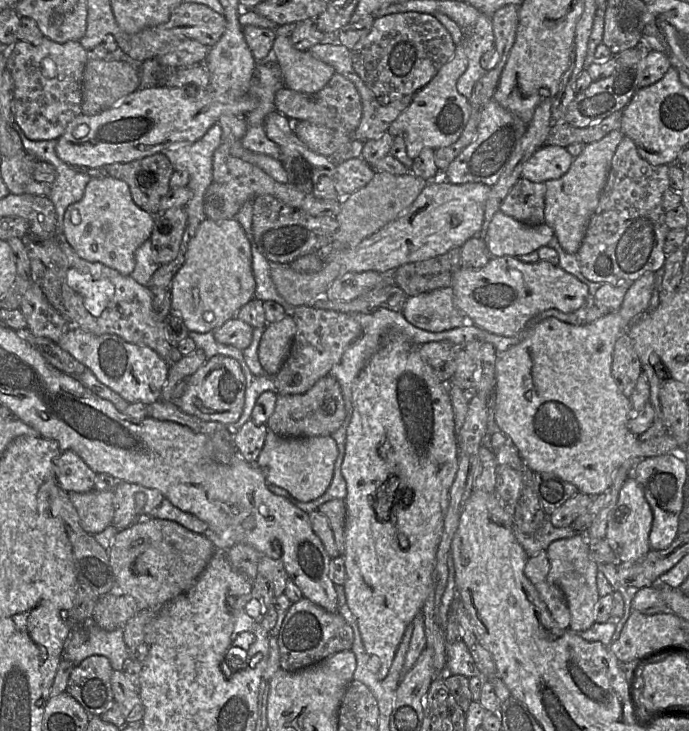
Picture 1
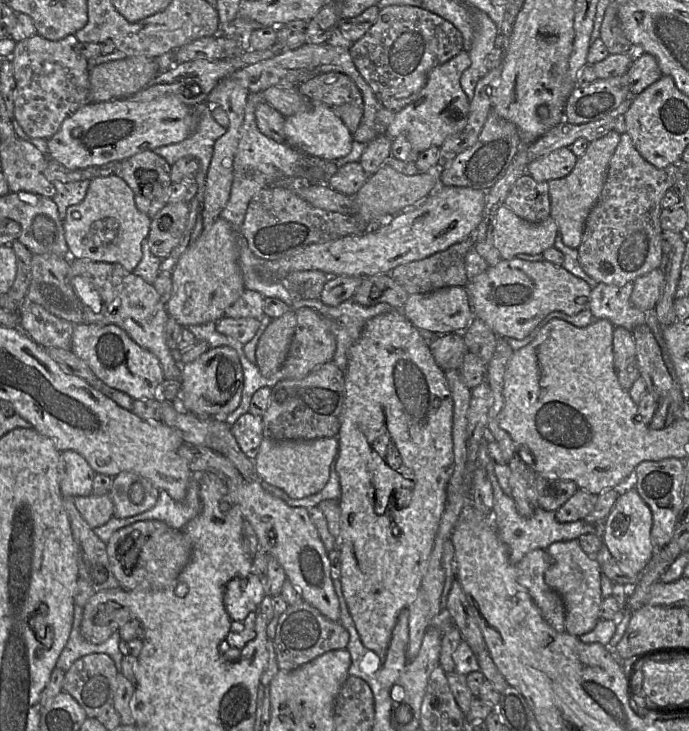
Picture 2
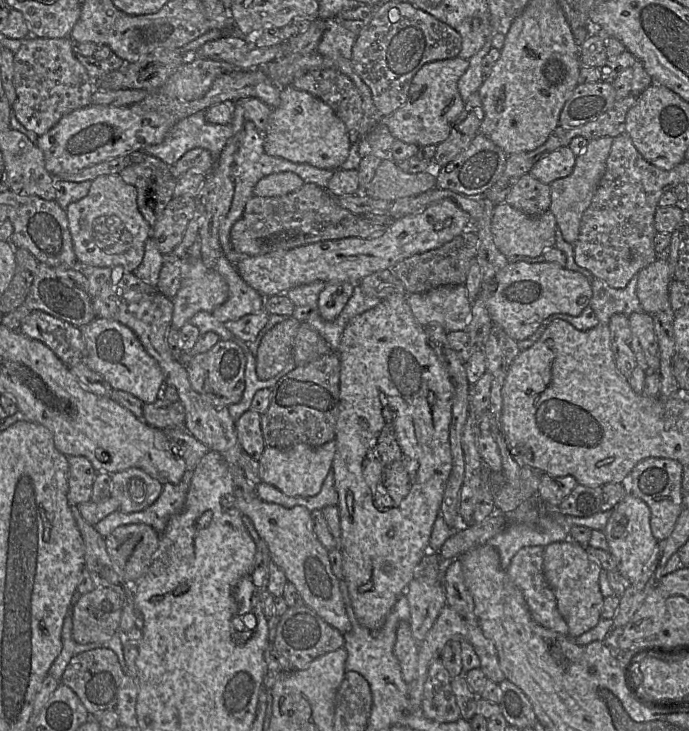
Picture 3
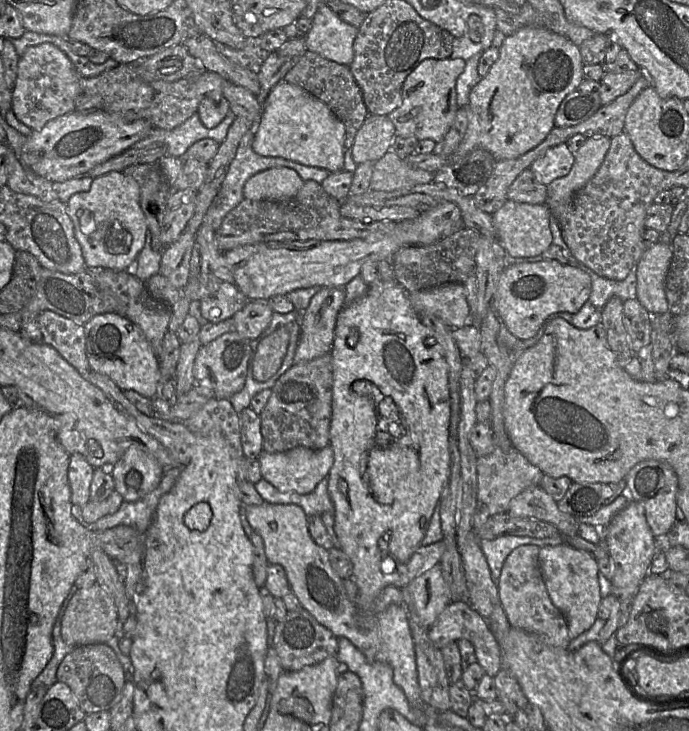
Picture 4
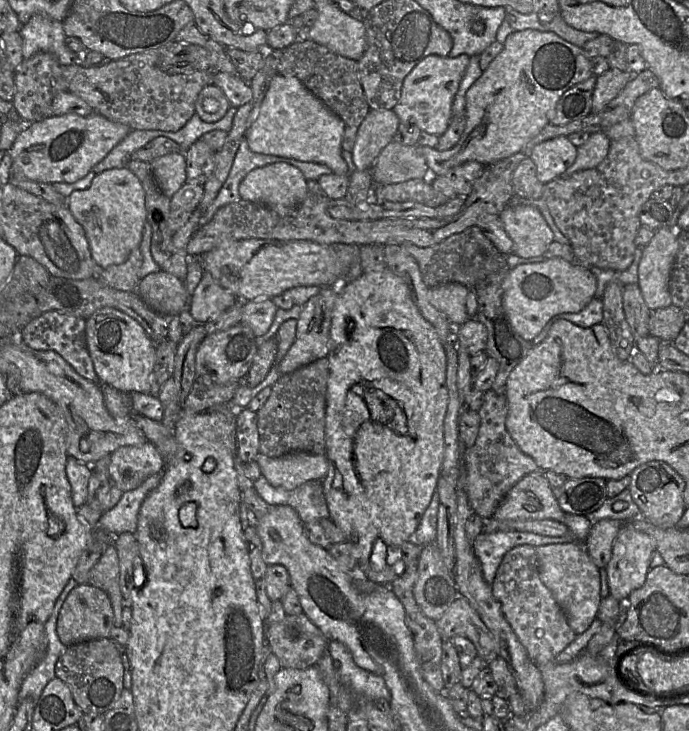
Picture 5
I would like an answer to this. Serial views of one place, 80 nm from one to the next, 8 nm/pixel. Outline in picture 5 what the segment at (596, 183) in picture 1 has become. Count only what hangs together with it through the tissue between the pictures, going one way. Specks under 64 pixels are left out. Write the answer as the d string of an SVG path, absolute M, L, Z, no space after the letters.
M593 133L588 140L577 147L577 155L574 163L567 168L561 177L570 175L598 166L607 156L611 140L605 133Z

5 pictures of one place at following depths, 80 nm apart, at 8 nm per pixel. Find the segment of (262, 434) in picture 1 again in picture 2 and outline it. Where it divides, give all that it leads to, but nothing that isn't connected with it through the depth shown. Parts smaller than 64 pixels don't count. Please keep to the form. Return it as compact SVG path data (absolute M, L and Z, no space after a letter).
M250 412L245 413L231 426L231 432L241 451L249 459L254 460L264 438L261 417Z

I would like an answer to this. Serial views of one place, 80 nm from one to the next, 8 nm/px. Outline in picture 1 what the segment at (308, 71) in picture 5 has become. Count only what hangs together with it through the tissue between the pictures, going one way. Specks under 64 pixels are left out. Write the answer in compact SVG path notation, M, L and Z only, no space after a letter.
M335 73L315 96L322 104L336 111L350 134L357 129L363 113L362 101L357 88L349 79Z

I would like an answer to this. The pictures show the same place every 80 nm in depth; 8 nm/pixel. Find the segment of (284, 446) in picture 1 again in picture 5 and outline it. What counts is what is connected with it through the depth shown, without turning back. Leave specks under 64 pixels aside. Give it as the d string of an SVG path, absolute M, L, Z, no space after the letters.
M291 452L271 458L262 454L256 457L261 474L274 487L293 490L308 481L322 481L329 463L325 454Z

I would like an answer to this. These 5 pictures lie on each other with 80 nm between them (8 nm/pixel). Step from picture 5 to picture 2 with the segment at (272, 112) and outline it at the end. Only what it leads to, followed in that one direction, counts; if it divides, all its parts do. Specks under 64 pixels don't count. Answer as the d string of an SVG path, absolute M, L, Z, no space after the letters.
M311 102L306 111L285 117L284 132L286 144L324 161L336 161L348 155L354 141L343 121L321 102Z

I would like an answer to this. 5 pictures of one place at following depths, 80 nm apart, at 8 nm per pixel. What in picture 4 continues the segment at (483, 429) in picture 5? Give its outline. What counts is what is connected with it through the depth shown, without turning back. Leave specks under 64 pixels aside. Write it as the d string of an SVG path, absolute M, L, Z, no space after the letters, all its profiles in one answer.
M495 444L494 450L487 456L477 458L477 500L478 503L487 507L490 515L507 512L510 501L527 488L539 486L543 472L535 465L531 464L512 445L508 450L502 450Z

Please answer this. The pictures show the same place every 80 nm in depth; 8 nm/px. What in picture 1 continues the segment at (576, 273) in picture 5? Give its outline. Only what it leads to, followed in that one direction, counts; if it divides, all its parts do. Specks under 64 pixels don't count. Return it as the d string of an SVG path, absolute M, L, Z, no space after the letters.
M512 256L492 257L488 264L479 270L461 266L453 273L450 287L453 289L456 307L466 316L469 323L504 337L516 336L530 319L546 310L557 309L570 314L590 303L592 298L588 285L560 266L542 260L525 263Z

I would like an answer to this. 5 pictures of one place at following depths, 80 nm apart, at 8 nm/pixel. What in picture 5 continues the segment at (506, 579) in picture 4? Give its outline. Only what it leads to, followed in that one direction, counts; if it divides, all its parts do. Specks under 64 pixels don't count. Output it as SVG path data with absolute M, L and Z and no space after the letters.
M519 545L509 550L504 555L491 586L492 595L499 602L506 621L535 665L553 662L576 637L565 614L539 578L535 547Z

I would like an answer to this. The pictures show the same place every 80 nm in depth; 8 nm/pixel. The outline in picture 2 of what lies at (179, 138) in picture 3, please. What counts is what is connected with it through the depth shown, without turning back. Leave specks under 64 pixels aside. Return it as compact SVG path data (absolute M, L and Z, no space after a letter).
M206 102L195 108L196 113L198 113L198 122L193 133L179 143L159 147L152 152L163 157L171 167L183 157L192 156L197 159L199 169L195 179L198 191L195 198L202 202L203 209L206 178L214 152L214 145L227 132L227 128L213 119L211 115L212 108Z

